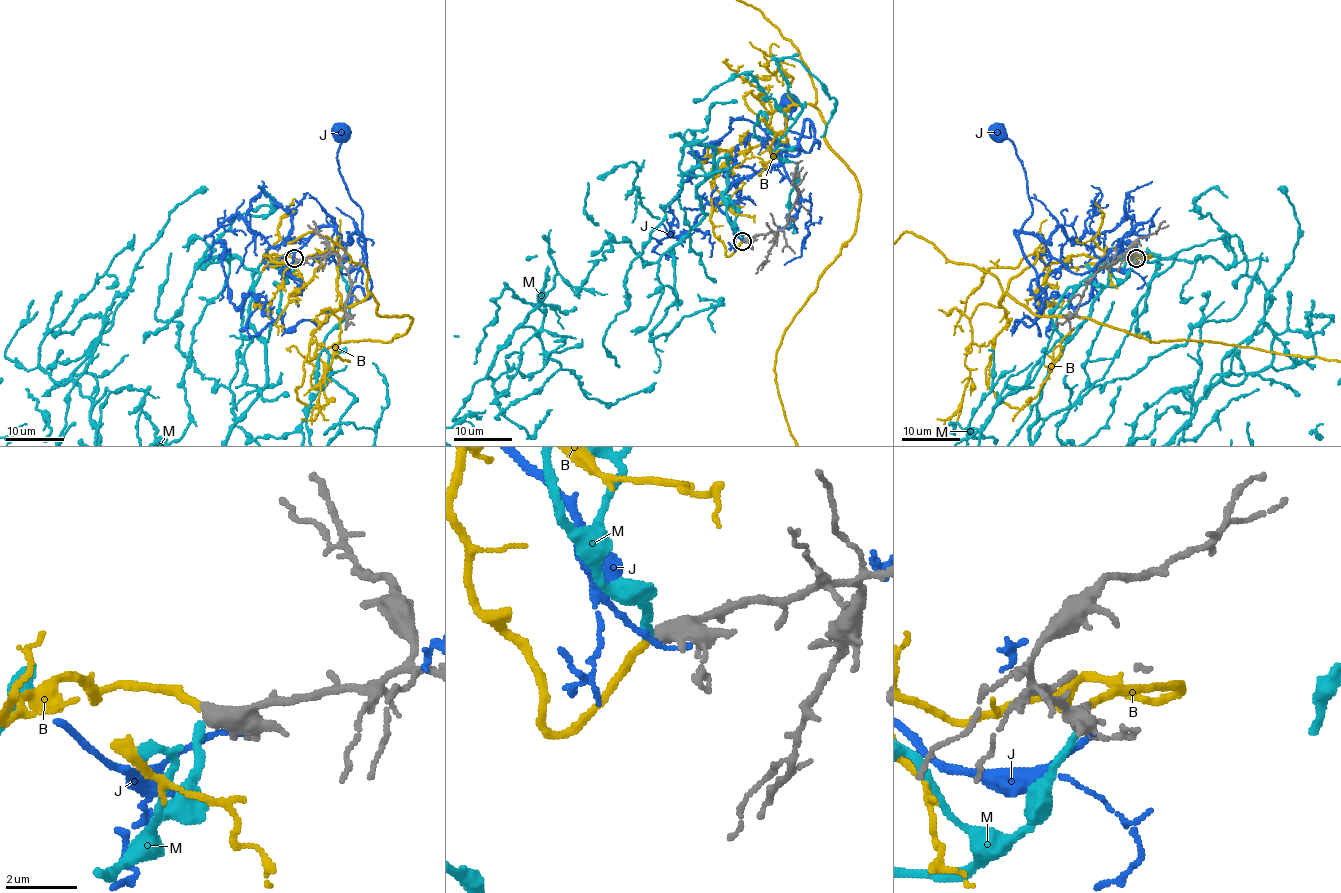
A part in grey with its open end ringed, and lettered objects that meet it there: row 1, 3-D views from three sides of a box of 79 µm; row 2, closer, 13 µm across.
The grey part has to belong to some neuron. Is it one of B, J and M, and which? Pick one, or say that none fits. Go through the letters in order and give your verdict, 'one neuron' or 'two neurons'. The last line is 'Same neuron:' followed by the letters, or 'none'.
B: one neuron
J: two neurons
M: two neurons
Same neuron: B

